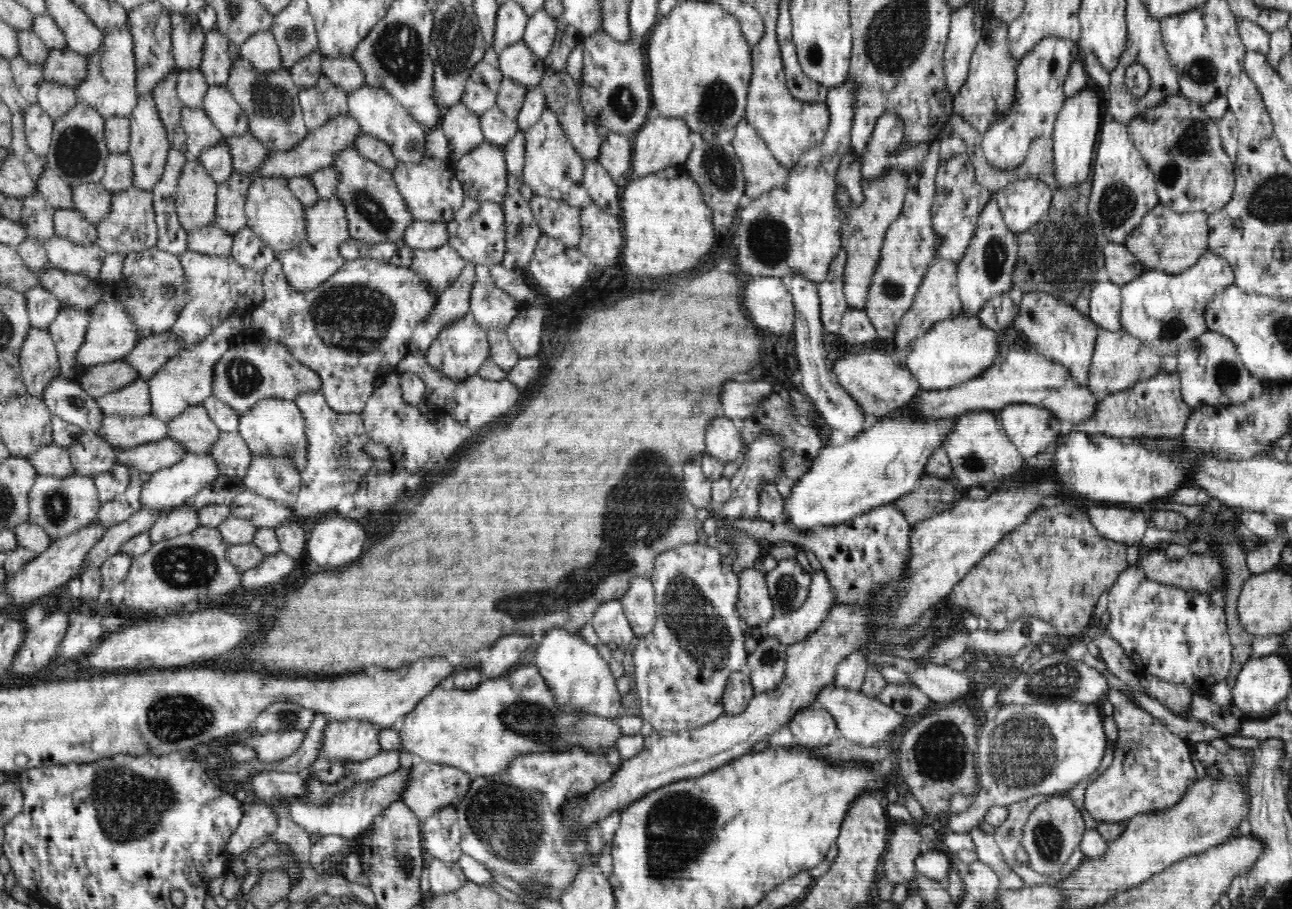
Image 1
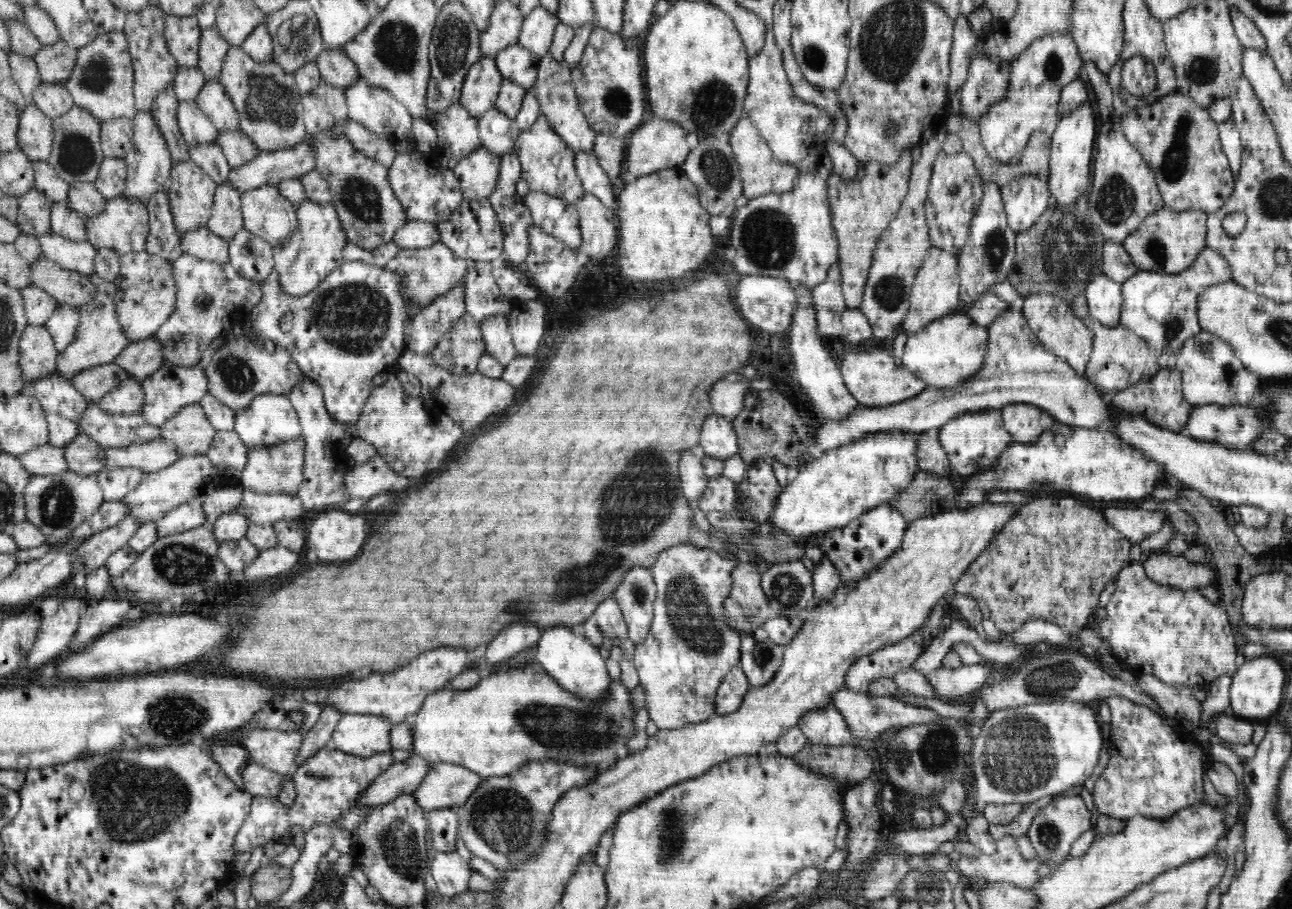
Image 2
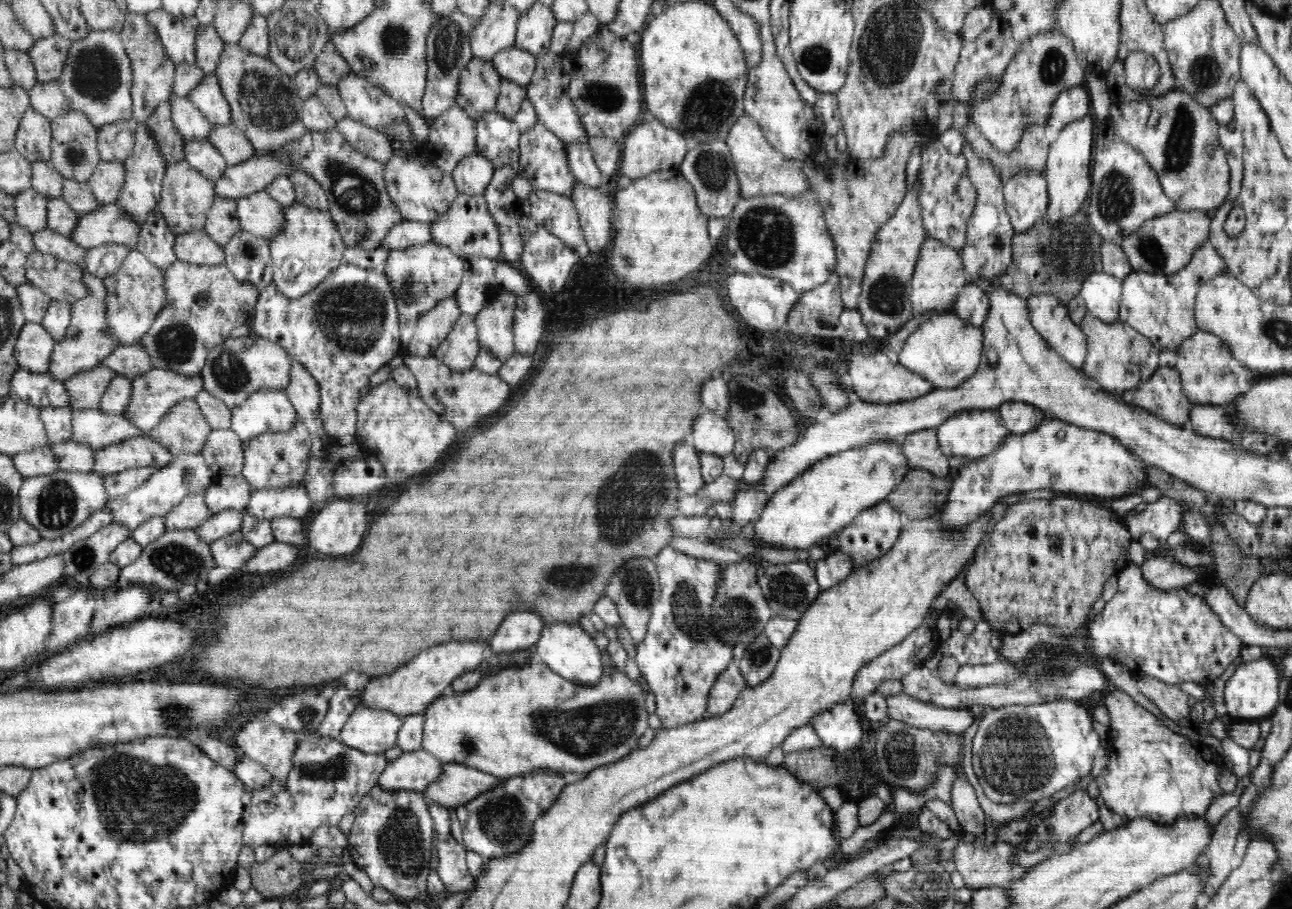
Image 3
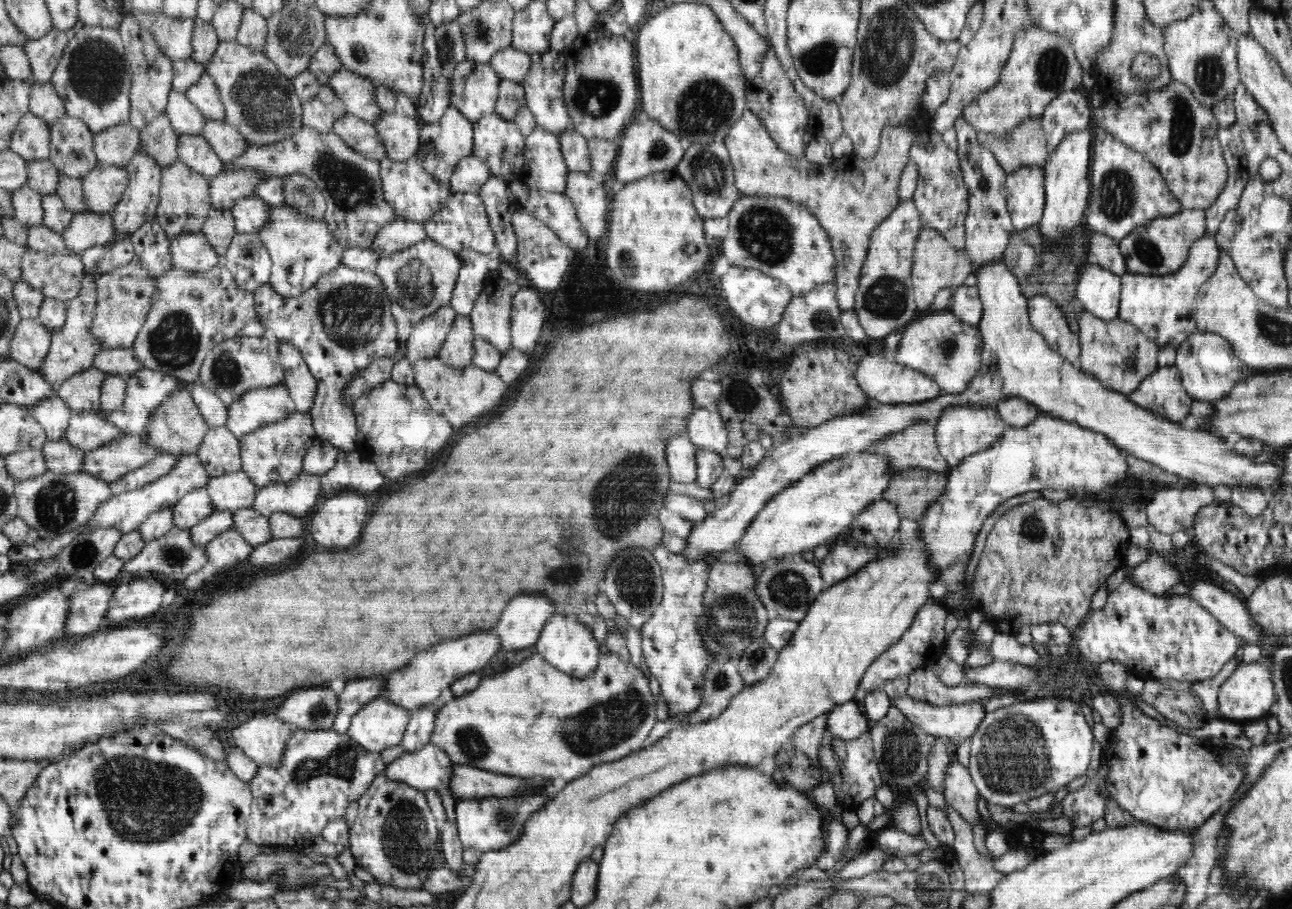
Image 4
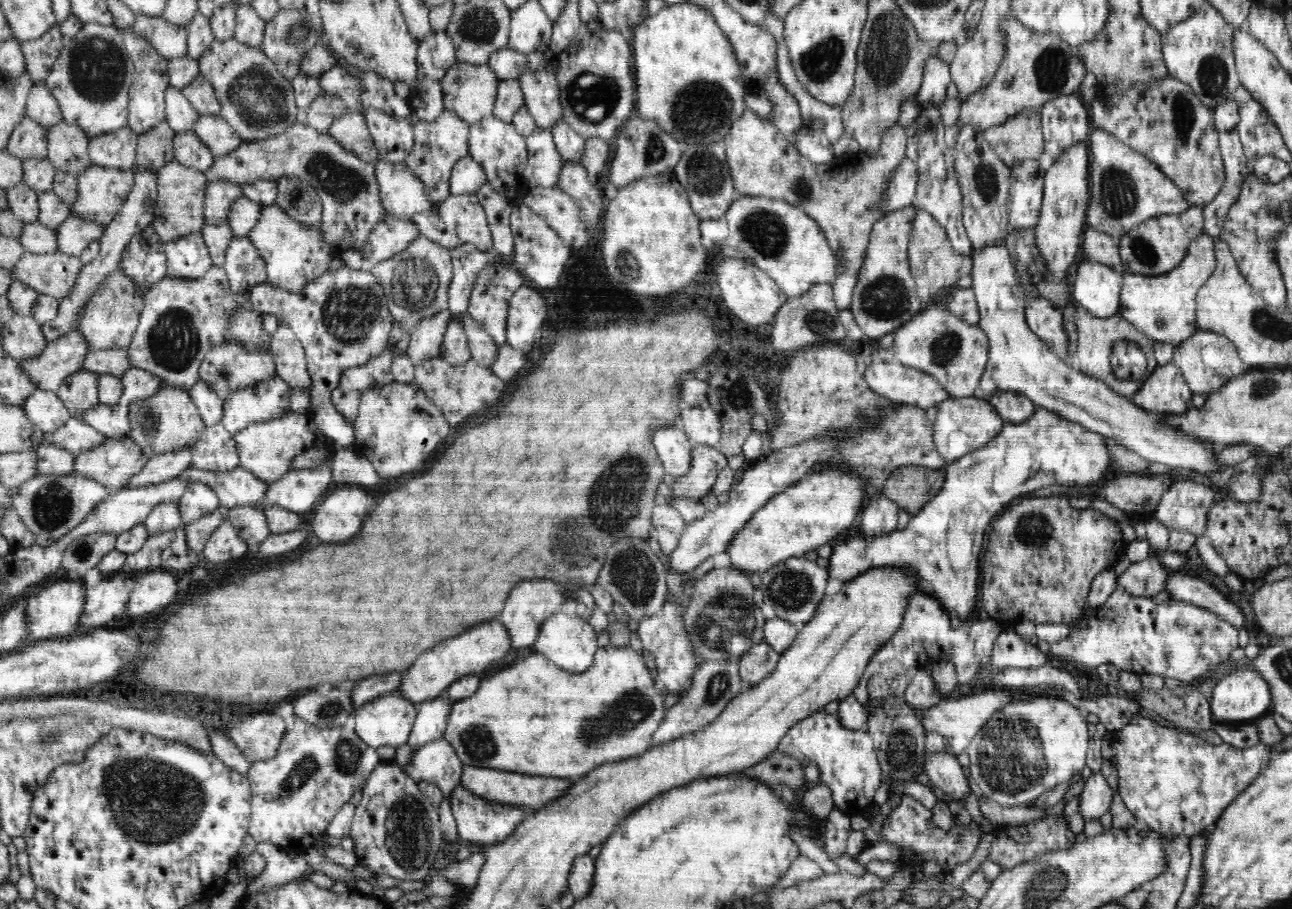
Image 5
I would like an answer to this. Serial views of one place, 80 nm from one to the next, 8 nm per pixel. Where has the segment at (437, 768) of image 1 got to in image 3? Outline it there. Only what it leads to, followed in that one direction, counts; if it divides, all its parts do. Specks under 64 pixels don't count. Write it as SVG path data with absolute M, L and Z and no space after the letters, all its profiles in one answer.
M442 763L441 768L440 778L423 792L428 805L433 802L447 809L465 805L479 794L502 784L502 780L466 765Z

